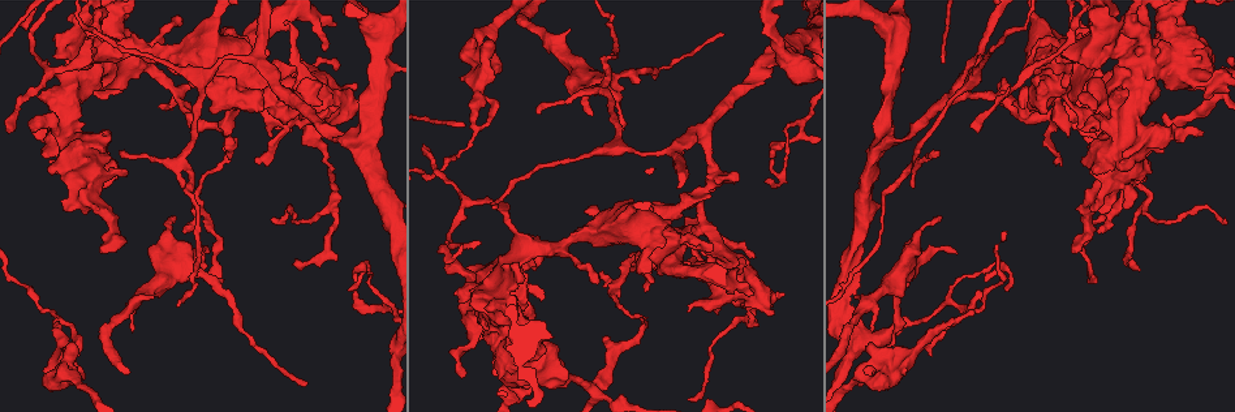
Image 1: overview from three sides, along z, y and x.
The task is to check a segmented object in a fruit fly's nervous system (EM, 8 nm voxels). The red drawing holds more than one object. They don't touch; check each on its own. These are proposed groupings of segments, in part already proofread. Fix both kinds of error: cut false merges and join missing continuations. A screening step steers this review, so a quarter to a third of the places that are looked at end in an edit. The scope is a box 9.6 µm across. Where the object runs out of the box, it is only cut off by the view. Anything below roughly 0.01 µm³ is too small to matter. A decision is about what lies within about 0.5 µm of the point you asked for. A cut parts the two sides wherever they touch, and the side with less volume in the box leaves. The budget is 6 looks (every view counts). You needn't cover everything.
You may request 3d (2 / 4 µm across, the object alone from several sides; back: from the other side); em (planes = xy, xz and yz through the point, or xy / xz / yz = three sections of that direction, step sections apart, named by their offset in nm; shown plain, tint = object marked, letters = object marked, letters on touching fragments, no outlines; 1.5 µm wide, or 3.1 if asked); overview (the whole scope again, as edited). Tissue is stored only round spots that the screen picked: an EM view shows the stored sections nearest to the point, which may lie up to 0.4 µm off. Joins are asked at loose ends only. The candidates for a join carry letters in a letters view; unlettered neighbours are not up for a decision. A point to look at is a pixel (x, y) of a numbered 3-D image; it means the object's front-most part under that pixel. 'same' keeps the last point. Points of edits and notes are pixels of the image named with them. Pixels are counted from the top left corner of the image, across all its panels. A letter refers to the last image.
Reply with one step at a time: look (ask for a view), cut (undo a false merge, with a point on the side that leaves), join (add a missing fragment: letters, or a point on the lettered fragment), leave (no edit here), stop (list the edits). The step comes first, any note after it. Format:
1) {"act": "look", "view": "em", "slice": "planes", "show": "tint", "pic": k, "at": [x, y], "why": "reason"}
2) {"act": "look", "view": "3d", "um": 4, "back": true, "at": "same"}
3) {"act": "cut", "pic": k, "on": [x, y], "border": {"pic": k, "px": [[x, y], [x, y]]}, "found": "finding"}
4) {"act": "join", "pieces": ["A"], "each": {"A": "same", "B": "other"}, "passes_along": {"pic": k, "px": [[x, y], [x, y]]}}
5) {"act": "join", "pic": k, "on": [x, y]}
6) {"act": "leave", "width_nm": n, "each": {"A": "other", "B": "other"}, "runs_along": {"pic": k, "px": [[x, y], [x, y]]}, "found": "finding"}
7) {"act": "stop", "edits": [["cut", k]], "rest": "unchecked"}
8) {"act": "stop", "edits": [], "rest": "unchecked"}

{"act": "look", "view": "em", "slice": "xy", "step": 8, "show": "tint", "pic": 1, "at": [699, 270], "why": "arms part here"}

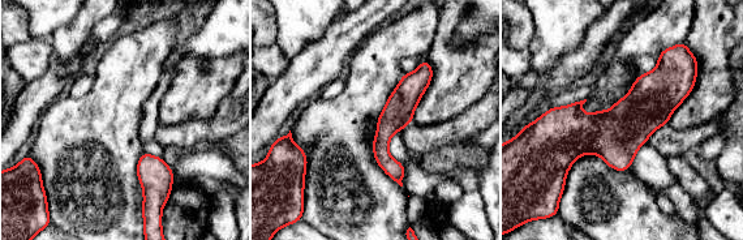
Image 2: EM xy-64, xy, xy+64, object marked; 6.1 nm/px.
{"act": "look", "view": "em", "slice": "planes", "show": "letters", "at": "same"}

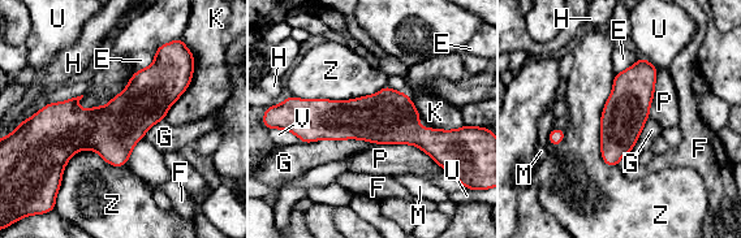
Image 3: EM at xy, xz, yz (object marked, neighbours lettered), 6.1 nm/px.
{"act": "leave", "each": {"E": "other", "F": "other", "G": "other", "H": "other", "K": "other", "M": "other", "P": "other", "U": "other", "V": "other", "Z": "other"}, "runs_along": {"pic": 3, "px": [[279, 111], [434, 132]]}, "found": "continuous, no second neuron"}

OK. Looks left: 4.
{"act": "look", "view": "em", "slice": "xz", "step": 4, "show": "tint", "pic": 1, "at": [1007, 98], "why": "a fork"}

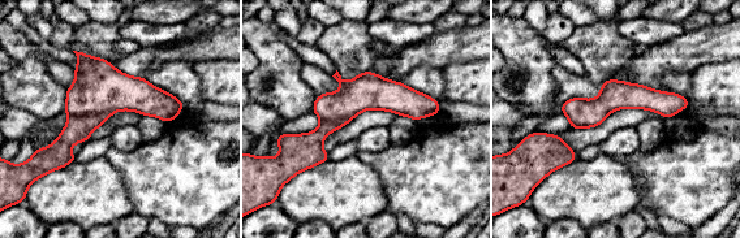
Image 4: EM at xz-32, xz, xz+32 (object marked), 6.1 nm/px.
{"act": "look", "view": "em", "slice": "planes", "show": "letters", "at": "same", "why": "another direction"}

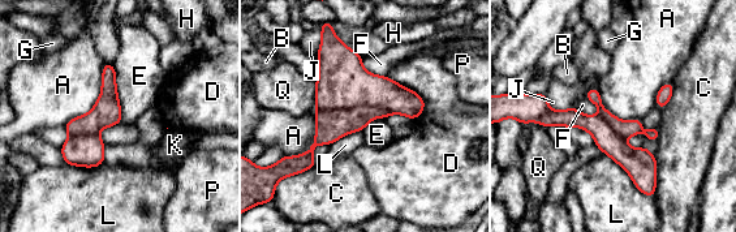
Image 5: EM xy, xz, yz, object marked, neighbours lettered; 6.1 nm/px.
{"act": "cut", "pic": 5, "on": [343, 82], "each": {"A": "other", "B": "other", "C": "other", "D": "other", "E": "other", "F": "other", "G": "other", "H": "other", "J": "other", "K": "other", "L": "other", "P": "other", "Q": "other"}, "border": {"pic": 5, "px": [[318, 110], [382, 106], [392, 112]]}, "found": "two neurons meet here"}

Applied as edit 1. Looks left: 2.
{"act": "stop", "edits": [["cut", 5]], "rest": "unchecked"}

